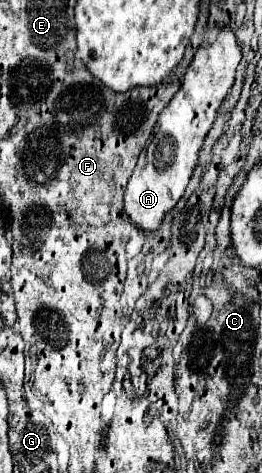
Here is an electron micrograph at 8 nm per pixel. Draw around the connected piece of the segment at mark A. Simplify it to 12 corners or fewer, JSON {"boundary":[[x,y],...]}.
{"boundary":[[221,28],[197,50],[125,190],[159,230],[197,168],[241,50]]}

